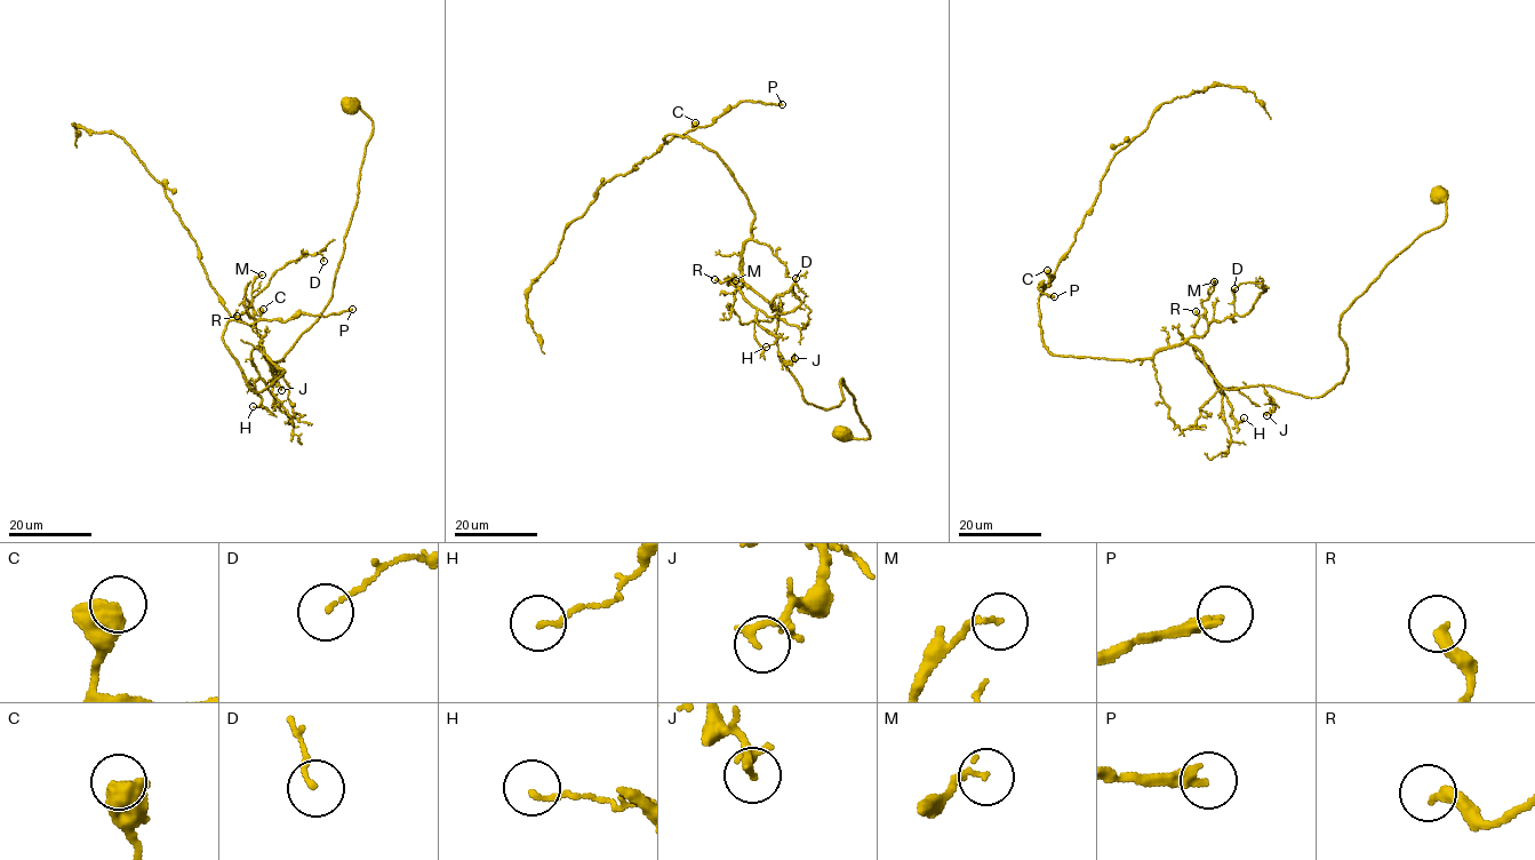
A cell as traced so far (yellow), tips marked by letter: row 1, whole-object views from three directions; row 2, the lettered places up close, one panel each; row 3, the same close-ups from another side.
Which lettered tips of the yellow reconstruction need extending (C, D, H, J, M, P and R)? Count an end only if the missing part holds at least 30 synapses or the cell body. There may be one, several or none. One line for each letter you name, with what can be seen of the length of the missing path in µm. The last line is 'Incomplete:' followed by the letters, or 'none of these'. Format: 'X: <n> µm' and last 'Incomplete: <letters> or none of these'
P: 140 µm
Incomplete: P

